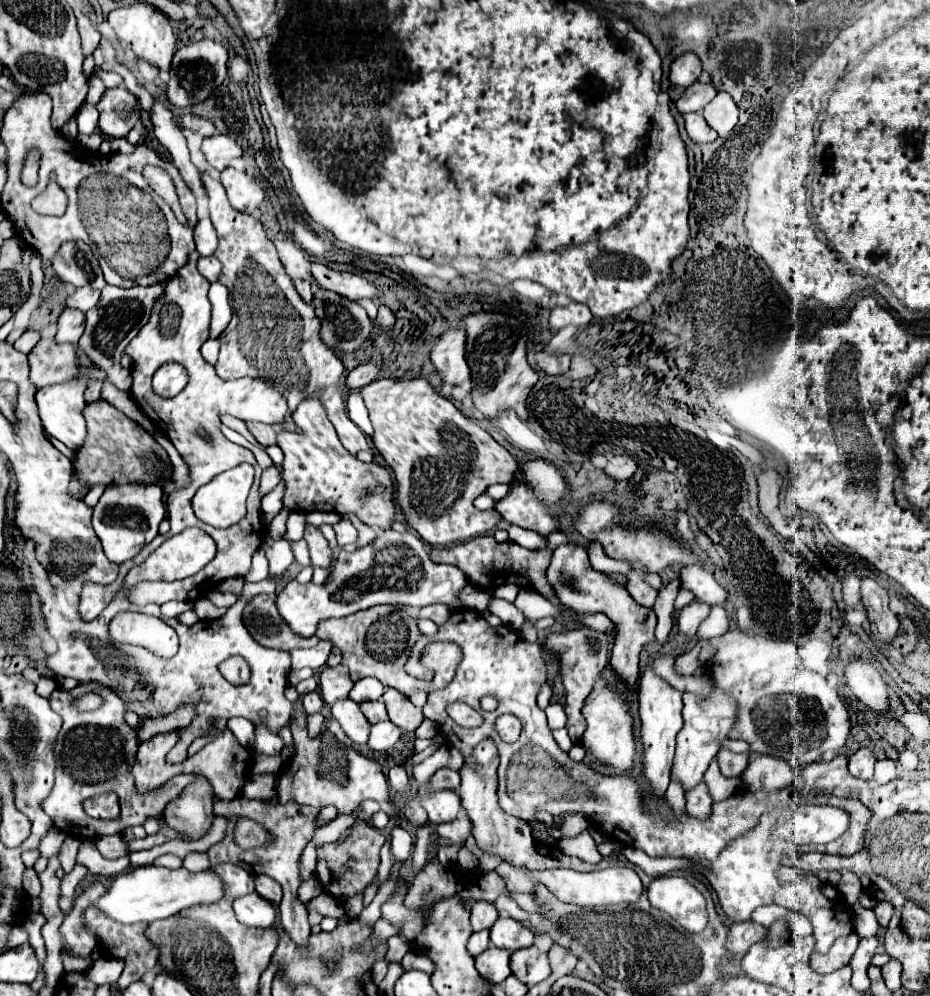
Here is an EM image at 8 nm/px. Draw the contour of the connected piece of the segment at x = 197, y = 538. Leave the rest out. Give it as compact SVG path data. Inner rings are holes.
M185 529L183 533L167 539L161 547L157 547L141 565L133 567L127 577L125 577L125 585L135 585L137 581L143 579L163 579L163 581L173 581L173 579L184 579L195 575L197 571L201 571L211 559L215 557L215 541L203 533L201 529Z

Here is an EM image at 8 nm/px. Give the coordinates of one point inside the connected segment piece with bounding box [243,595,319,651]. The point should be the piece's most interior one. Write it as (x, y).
(260, 617)

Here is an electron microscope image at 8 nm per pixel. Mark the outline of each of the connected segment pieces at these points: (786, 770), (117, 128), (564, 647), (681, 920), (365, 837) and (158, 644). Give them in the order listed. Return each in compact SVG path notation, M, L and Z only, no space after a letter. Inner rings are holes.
M751 753L749 765L741 775L741 781L747 789L783 789L795 781L795 769L789 761L781 761L779 757L767 757L761 753Z
M125 87L107 89L97 103L99 131L105 137L125 137L141 117L141 107Z
M579 627L573 631L553 633L547 637L547 647L551 653L557 653L561 659L561 681L565 687L565 713L567 713L567 729L575 743L579 743L581 733L585 731L585 721L581 717L581 707L585 697L591 693L595 677L609 665L609 635L597 629Z
M655 877L649 885L649 901L655 909L669 913L689 933L703 933L709 923L705 897L685 877Z
M361 823L355 827L349 841L341 843L341 845L329 843L329 845L321 847L317 853L317 879L321 881L325 891L339 901L347 901L347 899L355 897L359 891L363 891L377 873L379 849L383 843L385 843L385 837L381 831L373 829L371 825Z
M119 613L109 623L109 635L115 643L145 647L161 659L171 659L179 647L177 633L169 625L143 613Z

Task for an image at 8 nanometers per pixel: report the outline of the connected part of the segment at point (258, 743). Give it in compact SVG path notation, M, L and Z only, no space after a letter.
M265 725L255 727L254 744L251 747L252 754L256 760L260 755L275 756L280 754L284 747L284 741L276 734L273 735Z

